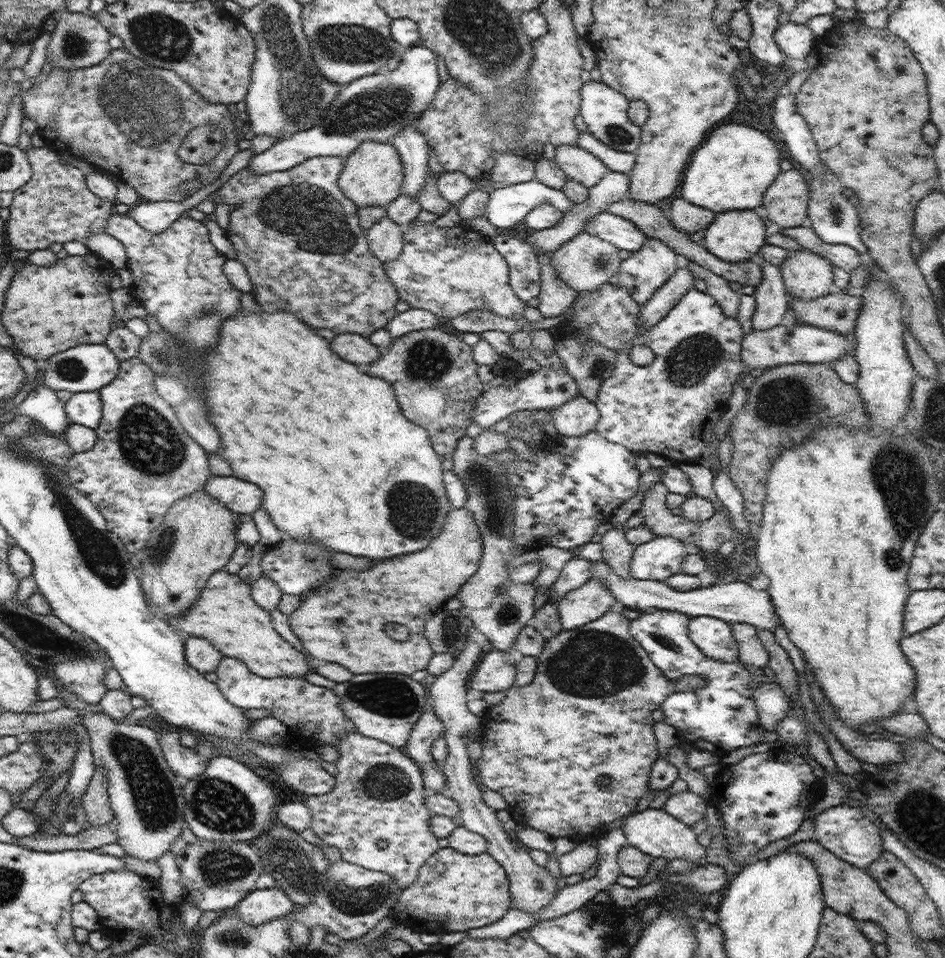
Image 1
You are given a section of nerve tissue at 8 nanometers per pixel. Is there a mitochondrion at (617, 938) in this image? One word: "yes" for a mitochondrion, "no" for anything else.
no

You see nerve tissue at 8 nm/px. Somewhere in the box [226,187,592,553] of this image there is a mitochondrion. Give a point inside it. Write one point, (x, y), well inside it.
(413, 510)

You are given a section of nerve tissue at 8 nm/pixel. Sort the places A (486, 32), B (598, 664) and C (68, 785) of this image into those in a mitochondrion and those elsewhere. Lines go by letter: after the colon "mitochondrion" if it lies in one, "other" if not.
A: mitochondrion
B: mitochondrion
C: other

